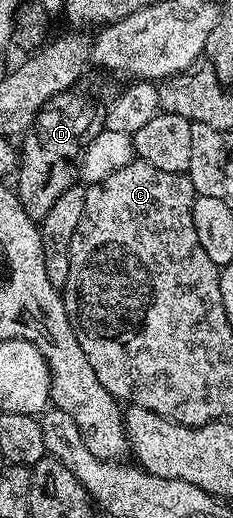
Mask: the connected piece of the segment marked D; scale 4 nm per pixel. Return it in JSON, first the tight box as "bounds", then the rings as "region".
{"bounds":[16,87,106,223],"region":[[[73,87],[48,99],[48,103],[44,103],[36,119],[20,137],[16,192],[24,211],[36,223],[41,223],[52,203],[56,203],[56,199],[60,199],[60,195],[64,195],[64,191],[68,191],[68,187],[79,180],[82,157],[106,123],[106,105],[90,105],[94,101],[93,95],[82,94],[80,90]]]}

